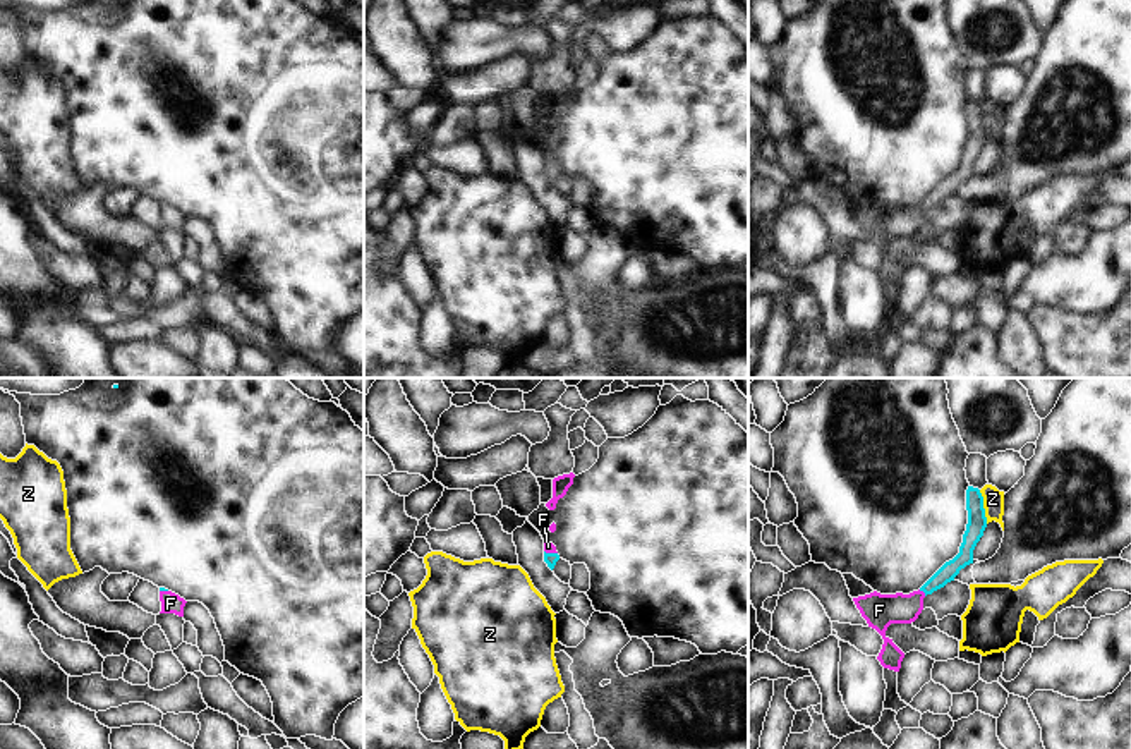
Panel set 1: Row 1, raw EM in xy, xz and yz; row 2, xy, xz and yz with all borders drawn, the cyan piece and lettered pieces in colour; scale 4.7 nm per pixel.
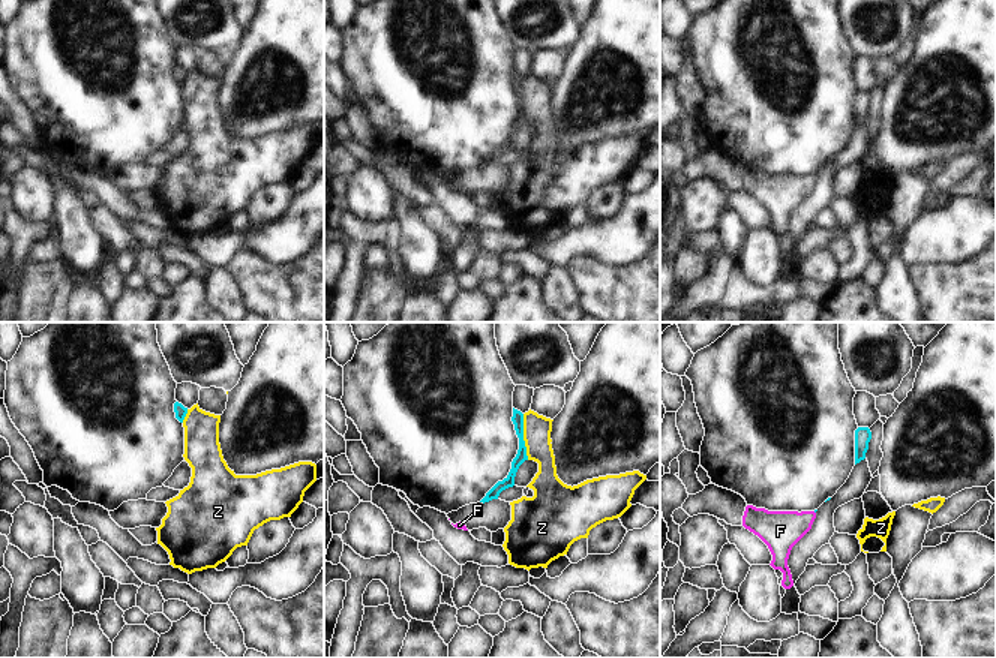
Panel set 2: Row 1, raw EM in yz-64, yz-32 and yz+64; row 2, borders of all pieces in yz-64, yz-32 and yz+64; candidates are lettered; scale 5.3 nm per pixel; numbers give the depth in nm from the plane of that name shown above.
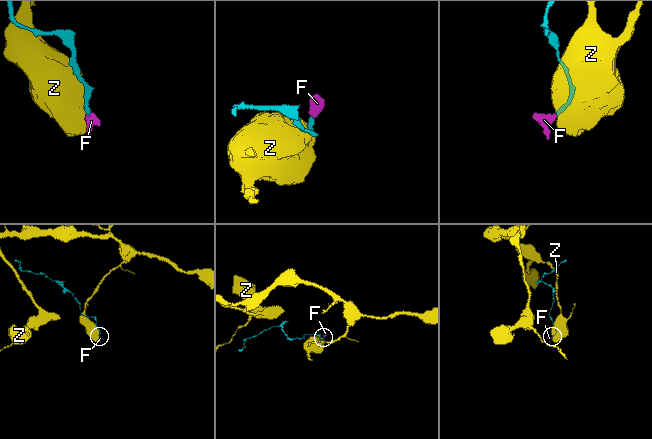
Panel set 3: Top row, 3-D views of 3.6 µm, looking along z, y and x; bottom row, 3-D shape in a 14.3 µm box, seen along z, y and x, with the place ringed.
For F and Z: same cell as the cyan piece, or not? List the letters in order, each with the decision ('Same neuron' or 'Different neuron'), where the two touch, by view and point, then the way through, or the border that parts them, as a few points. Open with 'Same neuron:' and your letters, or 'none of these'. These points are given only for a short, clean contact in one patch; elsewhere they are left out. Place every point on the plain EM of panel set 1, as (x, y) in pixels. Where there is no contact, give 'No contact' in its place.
Same neuron: F
F: Same neuron. Touches cyan at yz (922, 205). Path across: yz (949, 184), (922, 205), (905, 224), (879, 225)
Z: Different neuron. Touches cyan at yz (982, 122). Boundary: yz (979, 105), (987, 138).

